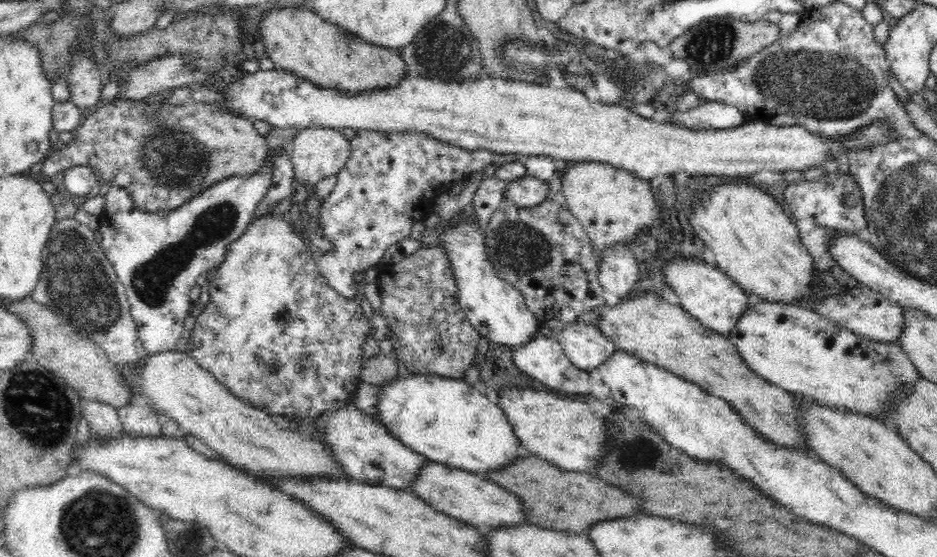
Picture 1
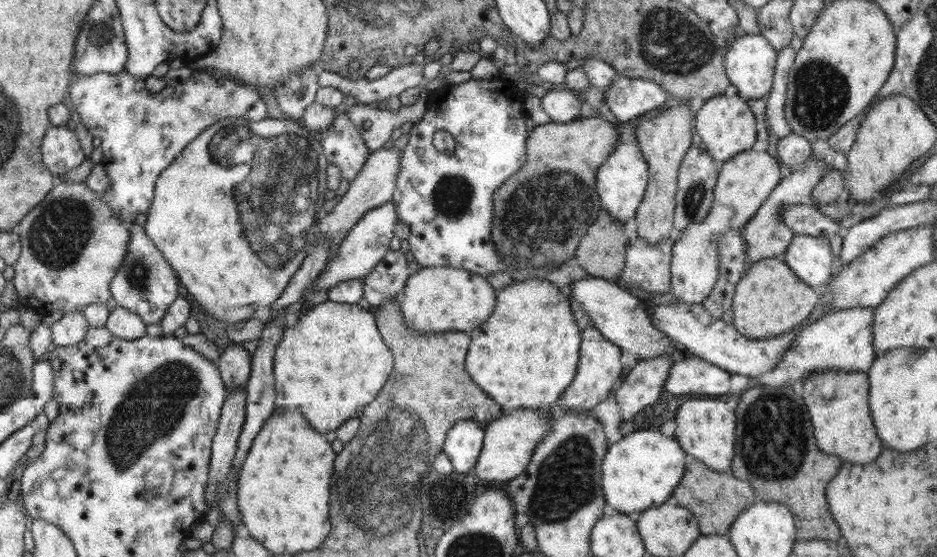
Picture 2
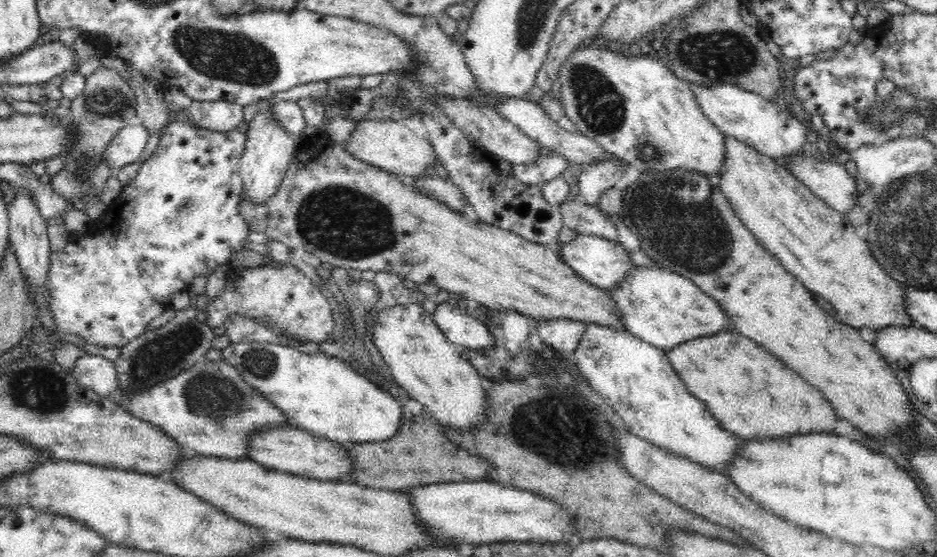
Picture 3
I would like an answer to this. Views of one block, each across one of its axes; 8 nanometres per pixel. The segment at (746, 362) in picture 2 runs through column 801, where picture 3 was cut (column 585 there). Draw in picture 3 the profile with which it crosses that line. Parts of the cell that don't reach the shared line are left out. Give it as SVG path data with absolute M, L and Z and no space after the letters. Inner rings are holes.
M568 319L540 320L538 331L543 342L568 357L583 340L588 324Z

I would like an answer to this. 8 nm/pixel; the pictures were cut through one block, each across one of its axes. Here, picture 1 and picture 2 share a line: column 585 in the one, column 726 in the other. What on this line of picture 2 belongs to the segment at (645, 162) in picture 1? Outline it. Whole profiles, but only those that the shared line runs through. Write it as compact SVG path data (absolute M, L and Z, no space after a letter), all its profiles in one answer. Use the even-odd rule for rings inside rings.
M717 95L705 99L696 107L695 130L702 139L702 147L716 160L725 163L741 152L752 149L756 142L756 114L752 113L746 100L738 95Z

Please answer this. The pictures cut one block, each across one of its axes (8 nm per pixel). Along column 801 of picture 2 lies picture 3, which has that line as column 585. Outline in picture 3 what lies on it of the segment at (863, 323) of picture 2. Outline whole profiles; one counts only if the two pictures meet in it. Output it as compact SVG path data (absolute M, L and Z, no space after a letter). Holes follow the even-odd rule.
M590 323L574 355L582 378L612 407L620 423L640 439L719 473L736 456L742 440L720 427L706 403L686 389L664 349L639 340L628 331Z

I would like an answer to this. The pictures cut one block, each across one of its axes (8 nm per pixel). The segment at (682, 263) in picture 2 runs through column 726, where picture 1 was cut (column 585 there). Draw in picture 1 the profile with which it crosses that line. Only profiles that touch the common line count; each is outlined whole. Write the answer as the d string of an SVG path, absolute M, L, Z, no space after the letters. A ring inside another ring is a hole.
M579 161L565 168L561 182L561 195L565 198L565 204L591 238L596 258L618 243L629 247L638 230L648 226L652 228L660 220L660 207L656 205L651 187L654 184L628 171L614 168L611 164Z

